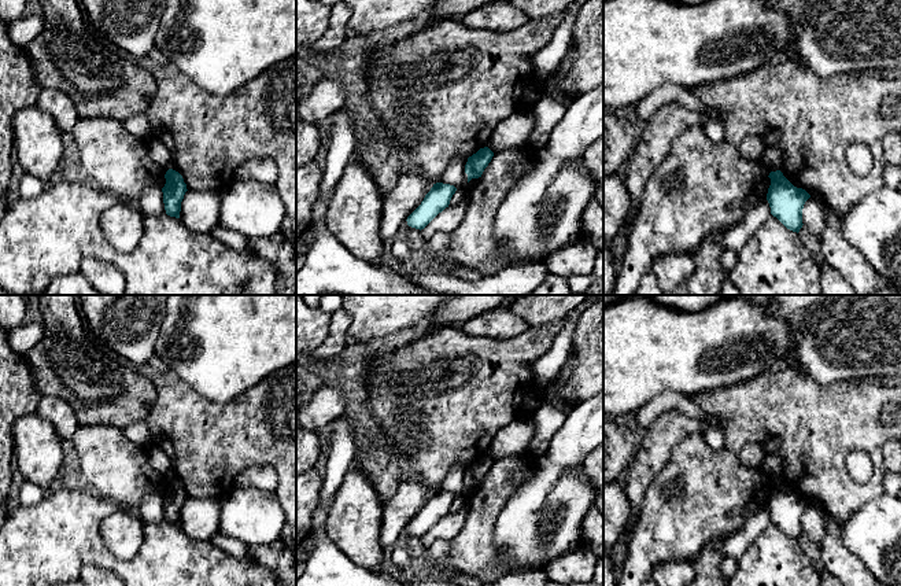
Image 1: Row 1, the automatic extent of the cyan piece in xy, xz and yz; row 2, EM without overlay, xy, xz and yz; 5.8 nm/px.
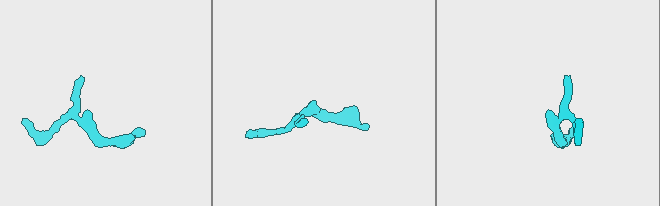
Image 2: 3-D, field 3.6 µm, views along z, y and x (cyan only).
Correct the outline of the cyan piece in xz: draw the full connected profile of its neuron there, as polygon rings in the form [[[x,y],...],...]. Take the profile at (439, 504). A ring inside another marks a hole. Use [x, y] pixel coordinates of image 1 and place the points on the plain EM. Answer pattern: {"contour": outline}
{"contour": [[[436,490],[425,502],[421,512],[407,524],[407,532],[424,537],[439,520],[448,515],[457,495],[450,491]]]}

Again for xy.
{"contour": [[[173,476],[166,479],[165,486],[166,491],[162,495],[162,500],[166,521],[180,526],[181,509],[188,498],[187,491],[184,490],[182,483]]]}

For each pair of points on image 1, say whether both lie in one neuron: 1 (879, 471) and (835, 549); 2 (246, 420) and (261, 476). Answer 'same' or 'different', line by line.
1: different
2: different

